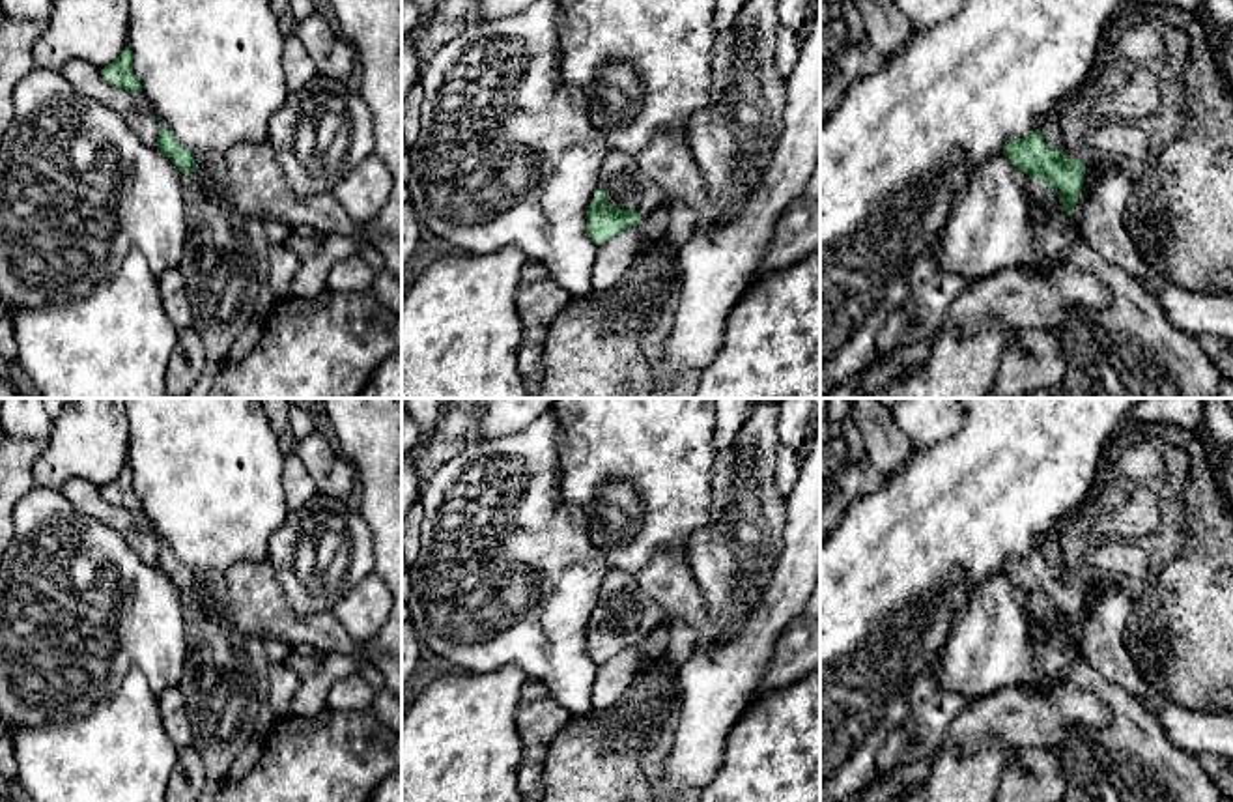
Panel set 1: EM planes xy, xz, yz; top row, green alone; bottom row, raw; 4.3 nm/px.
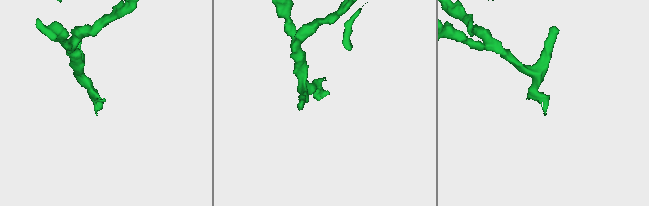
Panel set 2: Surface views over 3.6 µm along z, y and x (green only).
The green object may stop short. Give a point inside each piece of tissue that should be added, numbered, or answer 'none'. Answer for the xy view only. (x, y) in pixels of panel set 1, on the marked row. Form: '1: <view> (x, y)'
1: xy (219, 268)

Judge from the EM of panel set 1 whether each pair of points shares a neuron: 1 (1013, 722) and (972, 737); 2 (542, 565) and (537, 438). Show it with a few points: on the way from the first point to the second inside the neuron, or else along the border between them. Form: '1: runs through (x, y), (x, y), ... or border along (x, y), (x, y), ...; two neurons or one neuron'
1: runs through (1004, 722), (987, 722), (981, 728); one neuron
2: runs through (537, 533), (537, 470); one neuron

